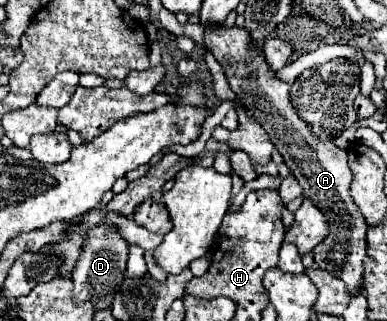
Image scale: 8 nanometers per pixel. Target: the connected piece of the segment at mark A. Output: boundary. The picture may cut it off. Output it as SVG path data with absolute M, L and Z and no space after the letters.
M235 26L205 28L205 44L207 50L211 50L213 56L219 60L219 64L223 66L229 86L237 94L237 98L245 104L247 114L255 118L269 134L269 140L283 156L285 166L299 180L303 194L325 214L329 222L329 234L313 248L313 258L317 266L341 278L351 296L359 294L363 290L363 274L365 274L363 260L367 256L365 234L369 226L365 222L365 216L357 210L357 204L349 194L353 172L349 170L347 164L347 152L343 148L337 148L331 142L321 142L313 136L307 122L291 106L289 84L273 76L275 72L267 66L263 52L251 50L247 30Z

